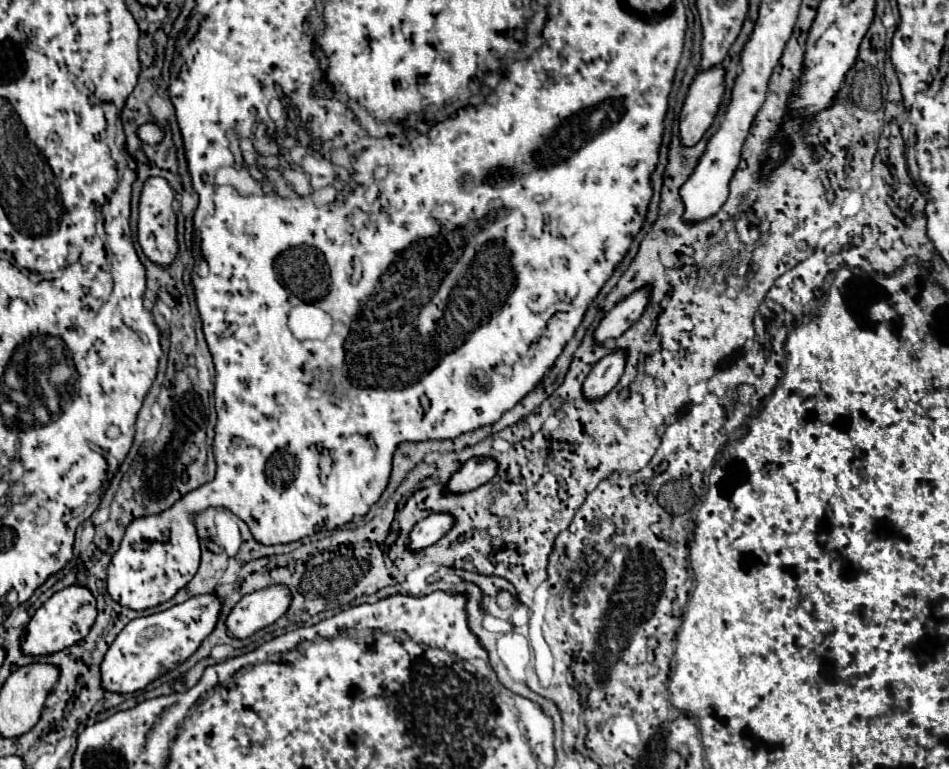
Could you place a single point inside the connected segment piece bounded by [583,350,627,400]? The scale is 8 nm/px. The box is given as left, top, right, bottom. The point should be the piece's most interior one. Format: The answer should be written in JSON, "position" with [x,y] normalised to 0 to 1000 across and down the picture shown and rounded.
{"position":[639,485]}

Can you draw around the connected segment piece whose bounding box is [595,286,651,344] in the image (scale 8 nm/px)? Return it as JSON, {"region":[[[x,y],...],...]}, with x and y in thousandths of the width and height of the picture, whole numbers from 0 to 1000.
{"region":[[[678,372],[663,382],[659,390],[654,390],[631,421],[627,429],[627,442],[635,447],[642,440],[652,440],[659,429],[663,429],[678,408],[686,388],[686,372]]]}

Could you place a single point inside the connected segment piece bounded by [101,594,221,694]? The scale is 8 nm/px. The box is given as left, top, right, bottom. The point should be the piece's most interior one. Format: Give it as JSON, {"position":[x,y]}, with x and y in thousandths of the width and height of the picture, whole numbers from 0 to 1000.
{"position":[154,841]}

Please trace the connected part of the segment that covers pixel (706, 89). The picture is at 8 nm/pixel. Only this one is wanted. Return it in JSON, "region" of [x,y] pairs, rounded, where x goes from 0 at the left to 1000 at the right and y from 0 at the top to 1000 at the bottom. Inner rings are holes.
{"region":[[[760,83],[734,96],[715,151],[715,172],[720,187],[734,187],[741,179],[758,146],[762,122],[764,88]]]}

